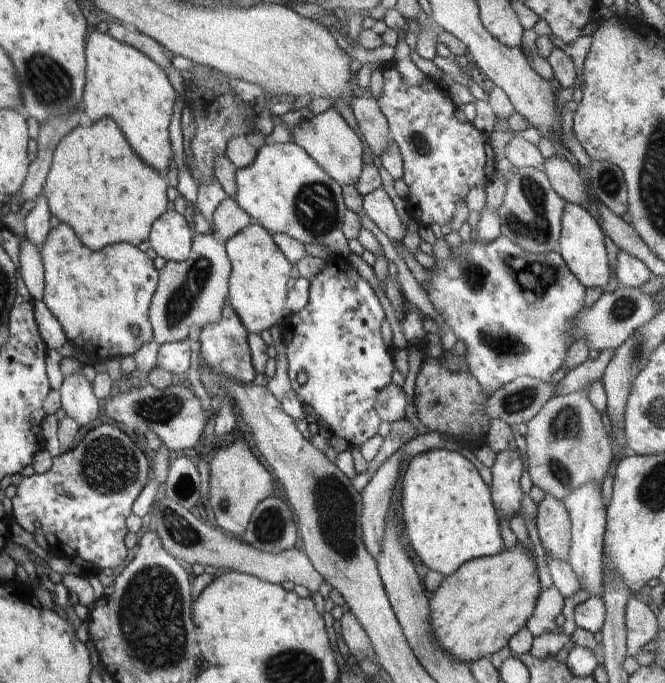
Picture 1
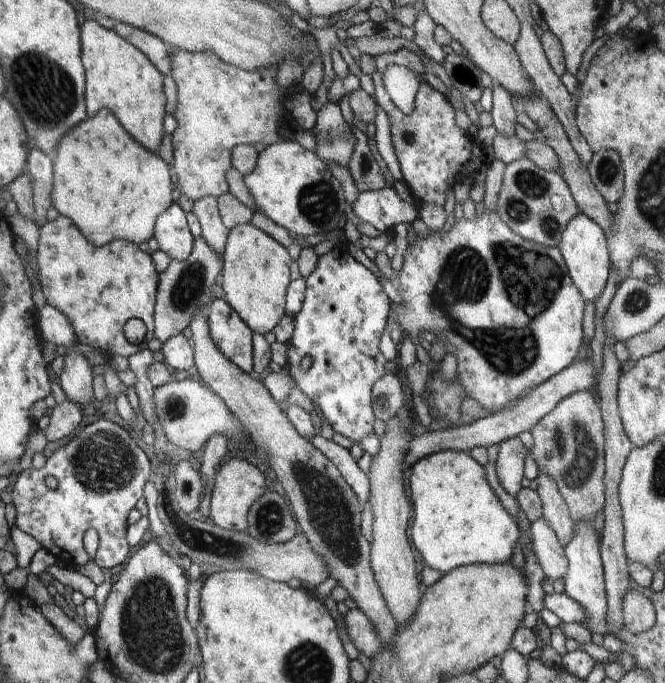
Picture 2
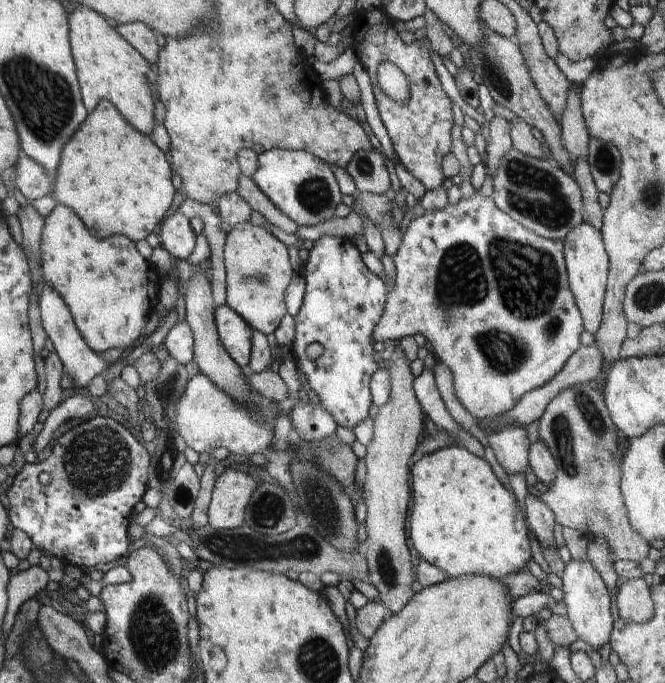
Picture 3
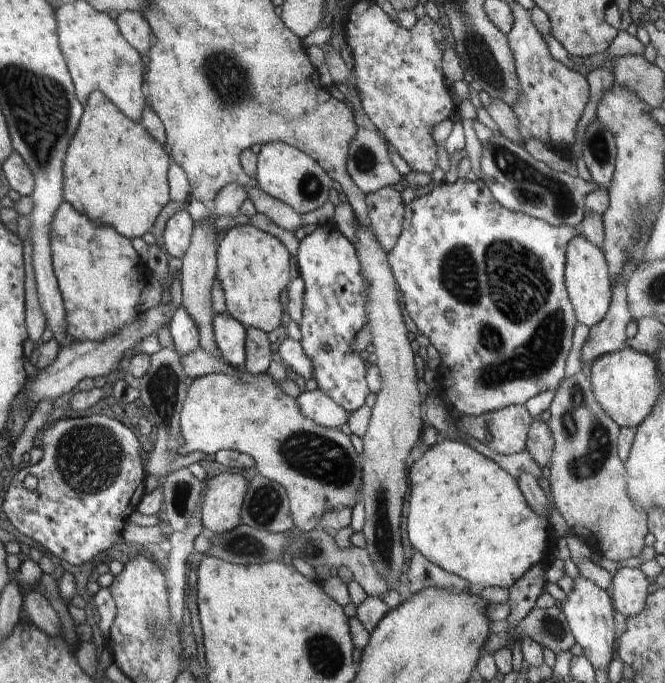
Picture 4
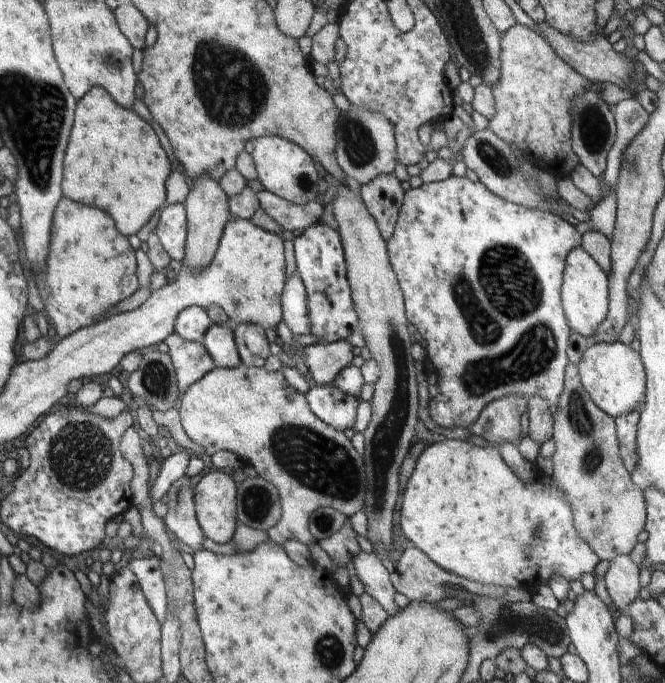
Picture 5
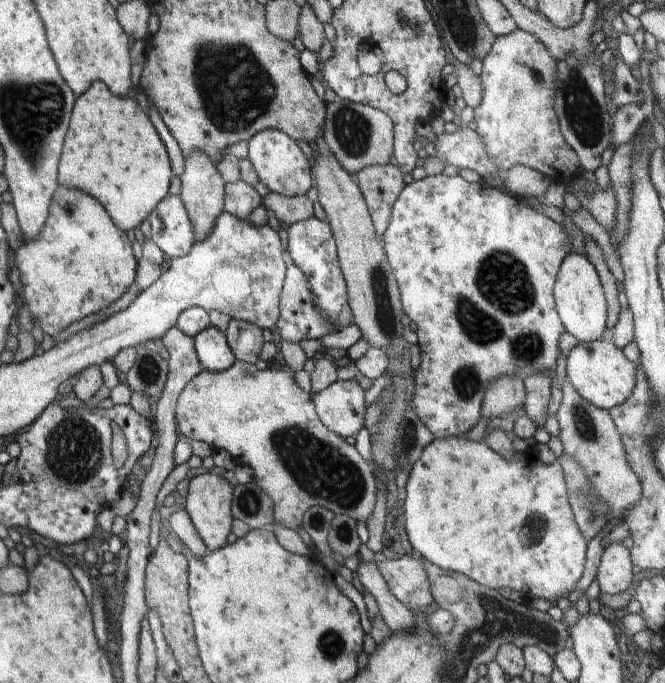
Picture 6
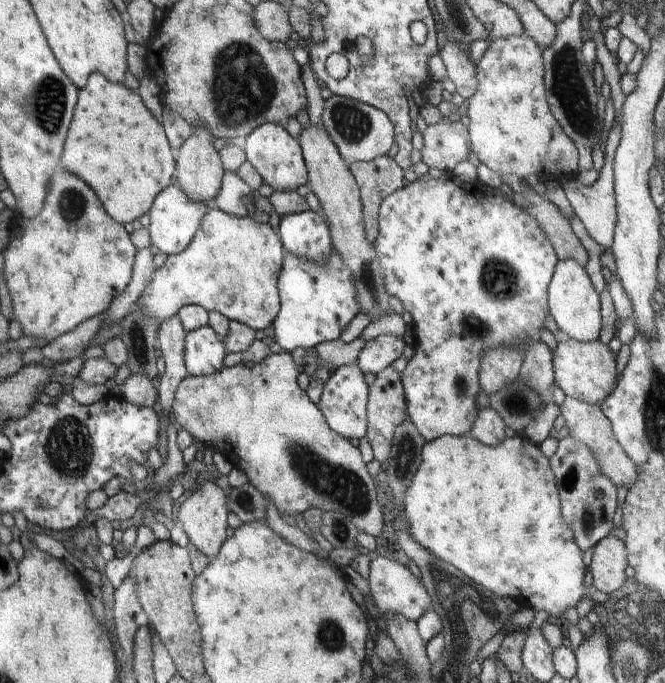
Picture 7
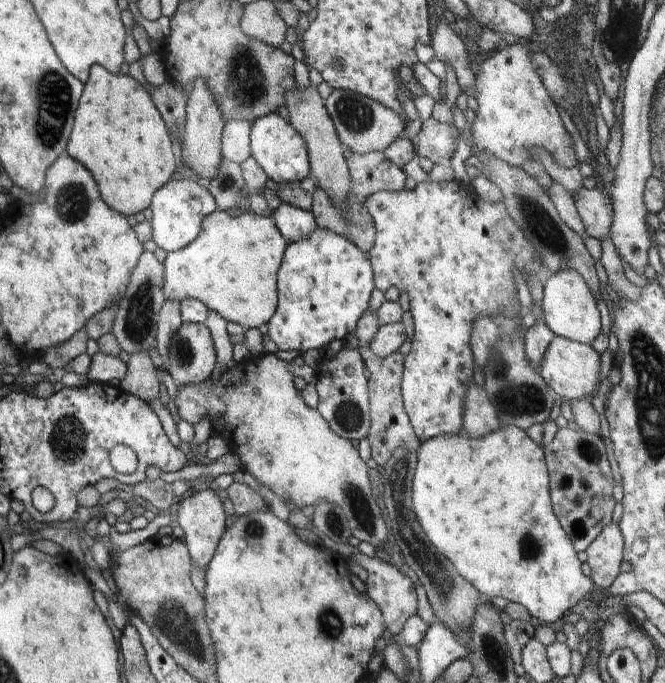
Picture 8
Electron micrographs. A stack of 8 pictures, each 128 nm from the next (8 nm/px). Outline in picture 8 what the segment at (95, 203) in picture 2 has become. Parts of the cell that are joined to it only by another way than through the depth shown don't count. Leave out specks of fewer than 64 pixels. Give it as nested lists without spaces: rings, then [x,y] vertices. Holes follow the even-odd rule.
[[[99,64],[90,67],[67,150],[72,160],[78,160],[82,166],[86,166],[86,170],[90,170],[102,200],[125,217],[146,210],[151,205],[153,194],[178,170],[171,134],[149,92],[130,75],[111,73]]]

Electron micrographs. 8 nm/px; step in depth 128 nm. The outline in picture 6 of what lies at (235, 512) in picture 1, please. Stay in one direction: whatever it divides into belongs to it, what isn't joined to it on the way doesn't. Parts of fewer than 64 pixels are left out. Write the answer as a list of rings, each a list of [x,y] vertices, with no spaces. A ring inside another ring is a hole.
[[[205,473],[192,478],[188,486],[188,495],[184,508],[188,511],[192,524],[196,527],[204,544],[212,551],[227,545],[226,538],[232,530],[233,514],[231,504],[233,488],[224,477],[215,473]]]

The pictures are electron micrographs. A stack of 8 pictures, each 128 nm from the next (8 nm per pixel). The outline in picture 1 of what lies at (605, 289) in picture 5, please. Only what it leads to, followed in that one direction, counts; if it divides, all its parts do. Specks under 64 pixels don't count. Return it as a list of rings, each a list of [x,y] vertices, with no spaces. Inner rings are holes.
[[[567,202],[561,216],[561,233],[559,236],[560,254],[572,274],[588,288],[608,284],[610,278],[610,265],[604,246],[604,233],[599,222],[580,205]]]

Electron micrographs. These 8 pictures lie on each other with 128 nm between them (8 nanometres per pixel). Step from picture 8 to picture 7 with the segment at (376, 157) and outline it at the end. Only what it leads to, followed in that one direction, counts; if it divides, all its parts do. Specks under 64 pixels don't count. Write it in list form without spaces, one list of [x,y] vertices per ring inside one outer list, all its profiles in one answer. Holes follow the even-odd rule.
[[[387,155],[368,162],[350,162],[348,165],[360,191],[365,233],[367,239],[374,244],[379,233],[380,205],[387,196],[406,184],[405,170]]]

